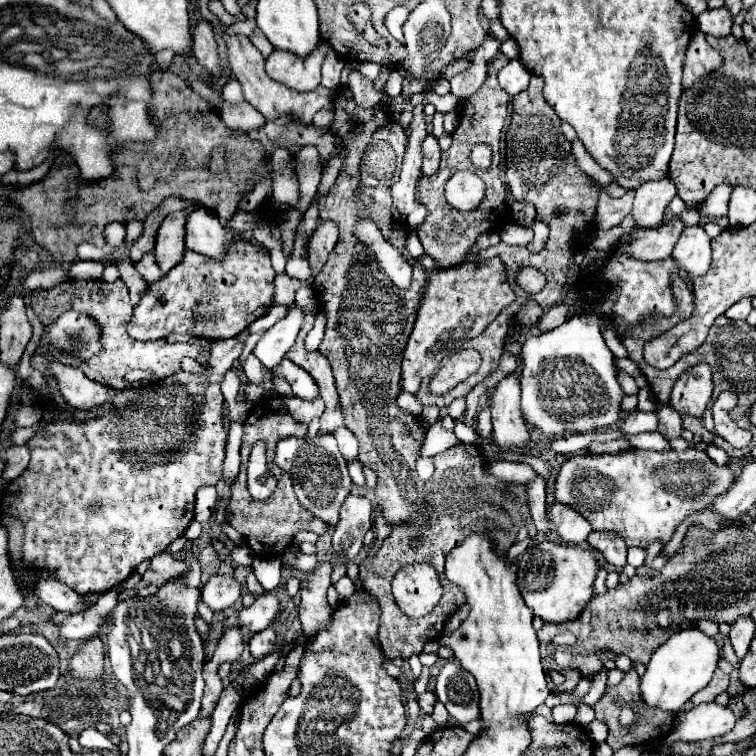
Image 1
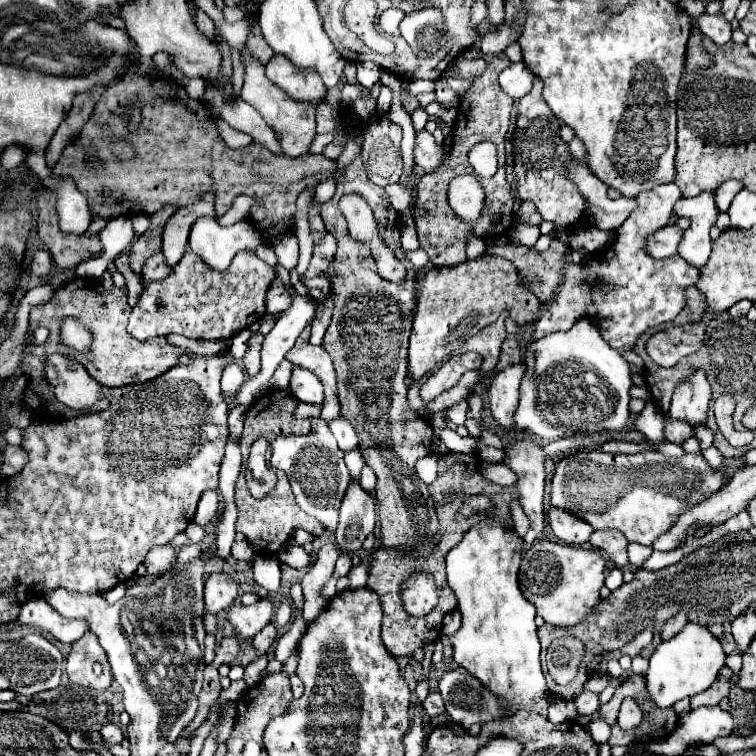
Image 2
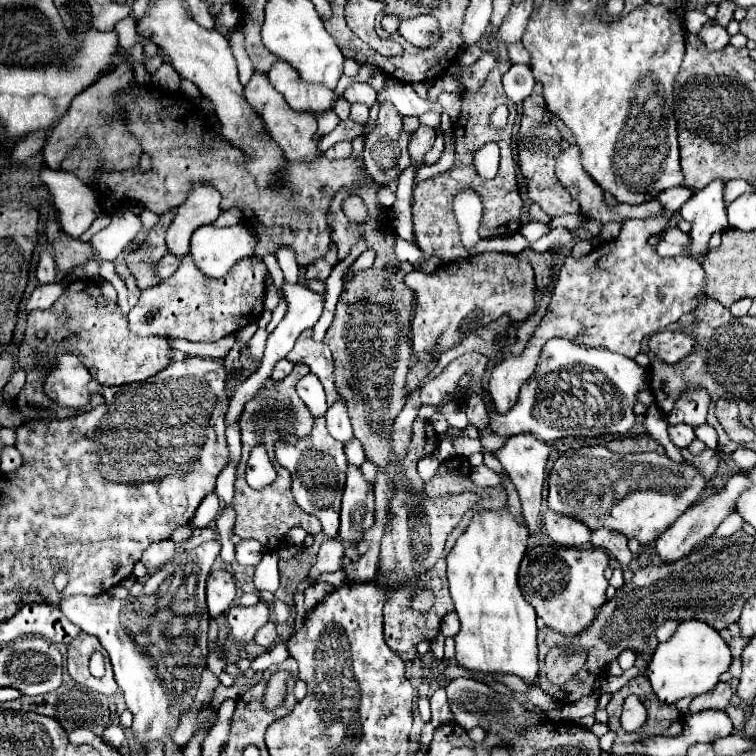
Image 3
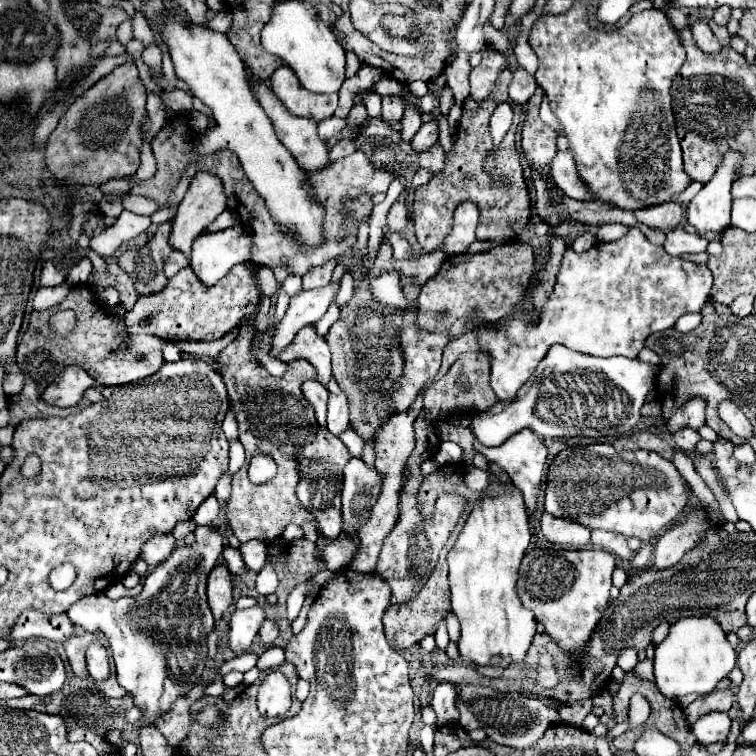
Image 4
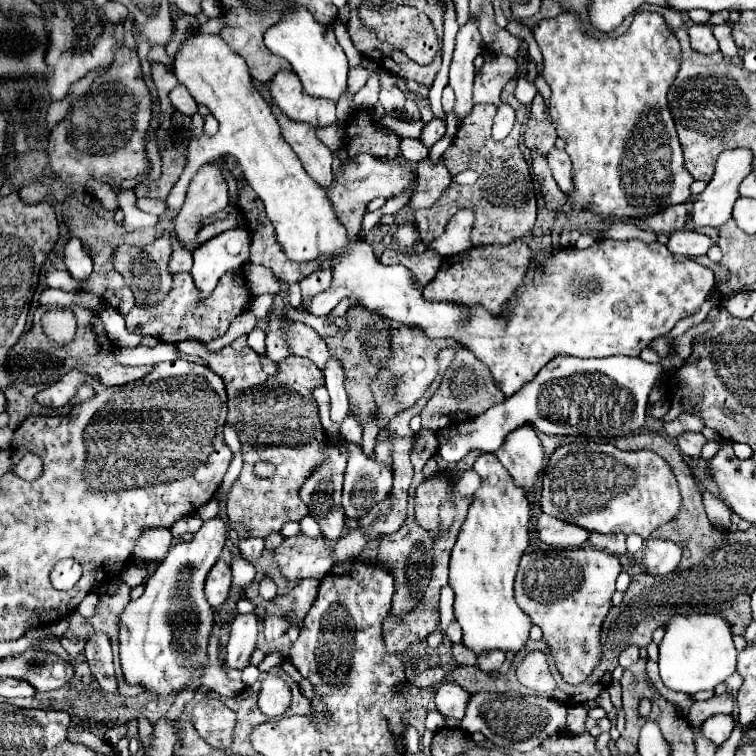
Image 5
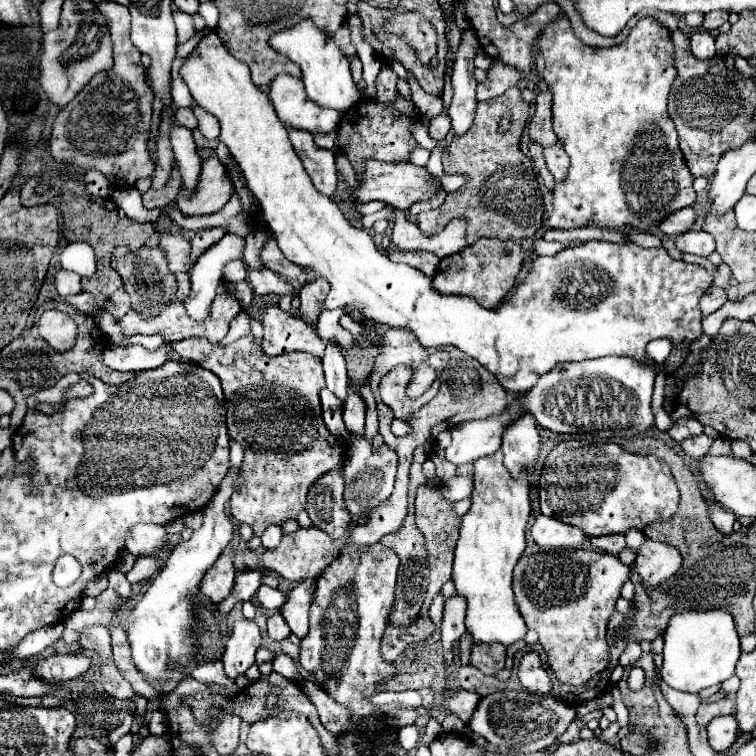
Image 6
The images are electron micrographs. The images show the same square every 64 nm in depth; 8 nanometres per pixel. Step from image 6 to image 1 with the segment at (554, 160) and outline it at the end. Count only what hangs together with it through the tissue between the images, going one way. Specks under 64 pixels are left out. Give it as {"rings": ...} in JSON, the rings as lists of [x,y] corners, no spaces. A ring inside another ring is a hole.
{"rings":[[[600,186],[600,200],[596,208],[596,226],[600,230],[610,230],[622,222],[624,216],[632,212],[632,190],[628,190],[622,198],[610,198]]]}

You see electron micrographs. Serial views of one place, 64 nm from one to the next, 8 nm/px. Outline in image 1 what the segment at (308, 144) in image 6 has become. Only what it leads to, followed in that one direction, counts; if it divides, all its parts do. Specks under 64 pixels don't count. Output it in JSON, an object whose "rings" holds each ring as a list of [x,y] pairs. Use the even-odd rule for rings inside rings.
{"rings":[[[220,22],[220,34],[224,36],[226,40],[226,48],[228,48],[228,62],[230,62],[230,68],[234,72],[234,76],[238,78],[238,82],[242,84],[242,92],[244,92],[244,98],[246,102],[250,102],[264,118],[268,120],[274,120],[278,114],[294,114],[302,124],[310,124],[314,114],[324,108],[324,106],[330,106],[332,102],[332,92],[324,86],[318,86],[316,90],[312,92],[294,92],[290,88],[286,88],[284,84],[272,80],[266,72],[264,72],[264,58],[262,54],[254,48],[254,44],[250,42],[250,38],[246,36],[232,36],[228,34],[228,26]]]}

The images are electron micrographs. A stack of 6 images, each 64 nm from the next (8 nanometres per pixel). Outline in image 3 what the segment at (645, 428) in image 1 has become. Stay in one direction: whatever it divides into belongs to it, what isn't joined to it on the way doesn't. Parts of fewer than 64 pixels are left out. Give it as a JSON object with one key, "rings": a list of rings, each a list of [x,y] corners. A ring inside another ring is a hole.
{"rings":[[[650,404],[648,410],[646,410],[646,414],[644,414],[644,428],[646,428],[646,434],[654,436],[654,440],[668,450],[668,456],[670,456],[672,460],[676,460],[676,462],[684,460],[682,454],[680,454],[680,448],[676,448],[676,446],[668,440],[666,414],[660,412],[660,408],[658,408],[656,404]]]}

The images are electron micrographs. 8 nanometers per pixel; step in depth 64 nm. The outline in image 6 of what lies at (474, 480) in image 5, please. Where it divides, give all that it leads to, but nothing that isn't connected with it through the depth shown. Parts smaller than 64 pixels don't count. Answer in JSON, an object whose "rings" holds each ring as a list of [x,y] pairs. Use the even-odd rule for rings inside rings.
{"rings":[[[454,476],[452,480],[440,482],[440,490],[444,492],[444,498],[452,500],[452,502],[468,498],[472,492],[472,486],[474,486],[472,476]]]}

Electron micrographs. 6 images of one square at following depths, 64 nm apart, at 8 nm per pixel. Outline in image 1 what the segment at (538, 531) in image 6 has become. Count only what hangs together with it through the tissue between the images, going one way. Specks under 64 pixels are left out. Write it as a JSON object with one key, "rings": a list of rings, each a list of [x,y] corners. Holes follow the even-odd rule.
{"rings":[[[554,502],[550,508],[550,516],[554,520],[556,532],[564,542],[580,544],[586,540],[586,536],[592,532],[592,526],[584,516],[580,516],[574,508],[568,508],[566,504]]]}

